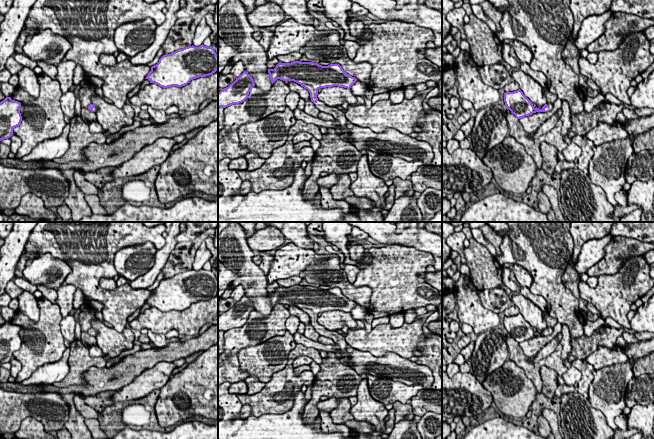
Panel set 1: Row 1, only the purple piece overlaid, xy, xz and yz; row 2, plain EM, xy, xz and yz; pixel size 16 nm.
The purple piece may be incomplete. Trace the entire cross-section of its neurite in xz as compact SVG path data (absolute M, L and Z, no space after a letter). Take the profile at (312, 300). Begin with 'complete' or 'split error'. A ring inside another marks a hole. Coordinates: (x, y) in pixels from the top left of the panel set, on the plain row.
split error | M293 285L291 287L279 286L274 293L268 293L272 308L277 304L294 305L307 313L310 317L311 325L320 336L331 338L339 345L345 354L342 362L349 366L349 355L346 353L347 343L345 336L336 331L327 331L326 328L317 322L318 314L326 311L344 311L350 313L357 305L355 301L347 298L339 288L322 290L314 286Z

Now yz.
split error | M520 313L514 316L505 316L504 326L507 333L509 333L517 343L532 339L536 336L549 336L553 332L553 328L545 328L541 333L535 332Z

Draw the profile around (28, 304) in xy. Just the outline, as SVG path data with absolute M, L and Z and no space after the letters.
M23 291L17 300L19 304L18 310L33 322L38 322L40 318L38 298L28 291Z

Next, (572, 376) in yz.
M566 324L562 325L561 333L562 339L560 344L562 345L562 360L564 365L567 367L567 371L562 375L562 377L566 385L574 386L577 389L578 383L582 378L582 373L568 361L568 357L571 356L572 339L570 336L569 327Z

